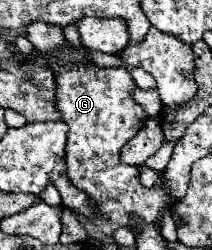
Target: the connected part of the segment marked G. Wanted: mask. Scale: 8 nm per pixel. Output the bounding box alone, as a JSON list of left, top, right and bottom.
[25,23,173,227]

